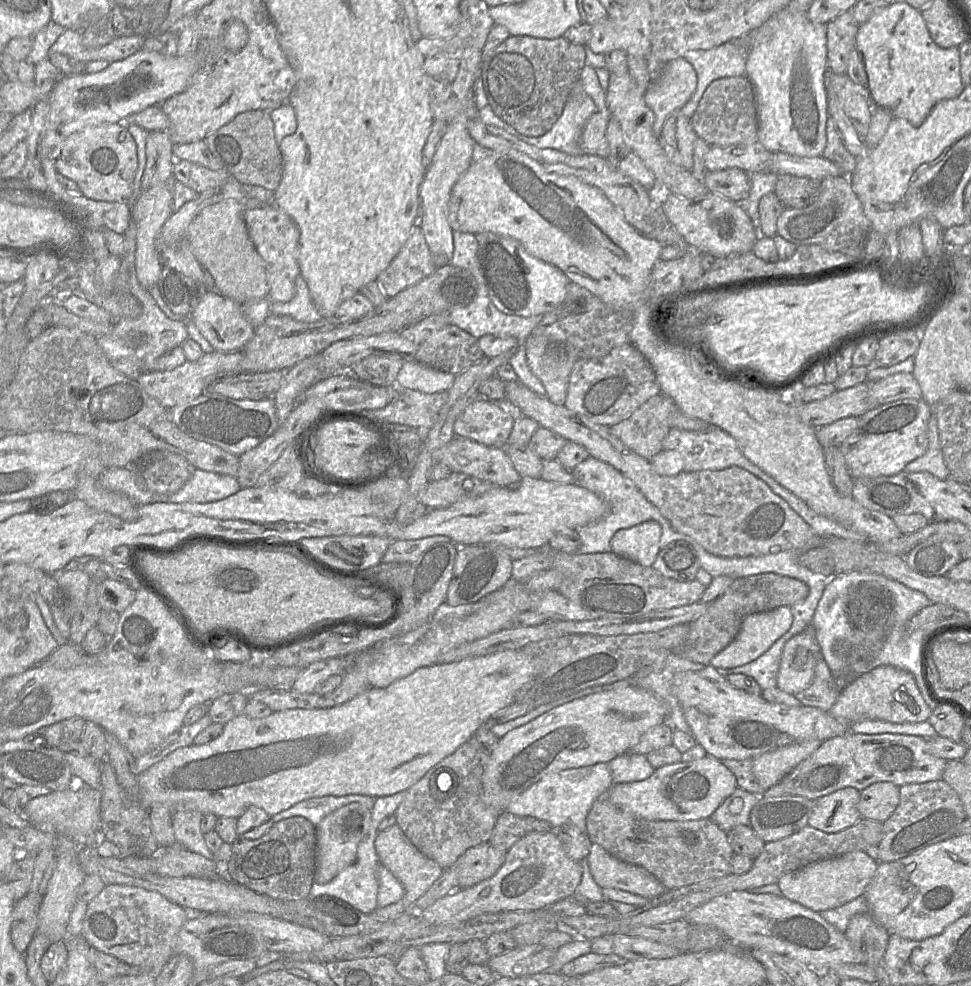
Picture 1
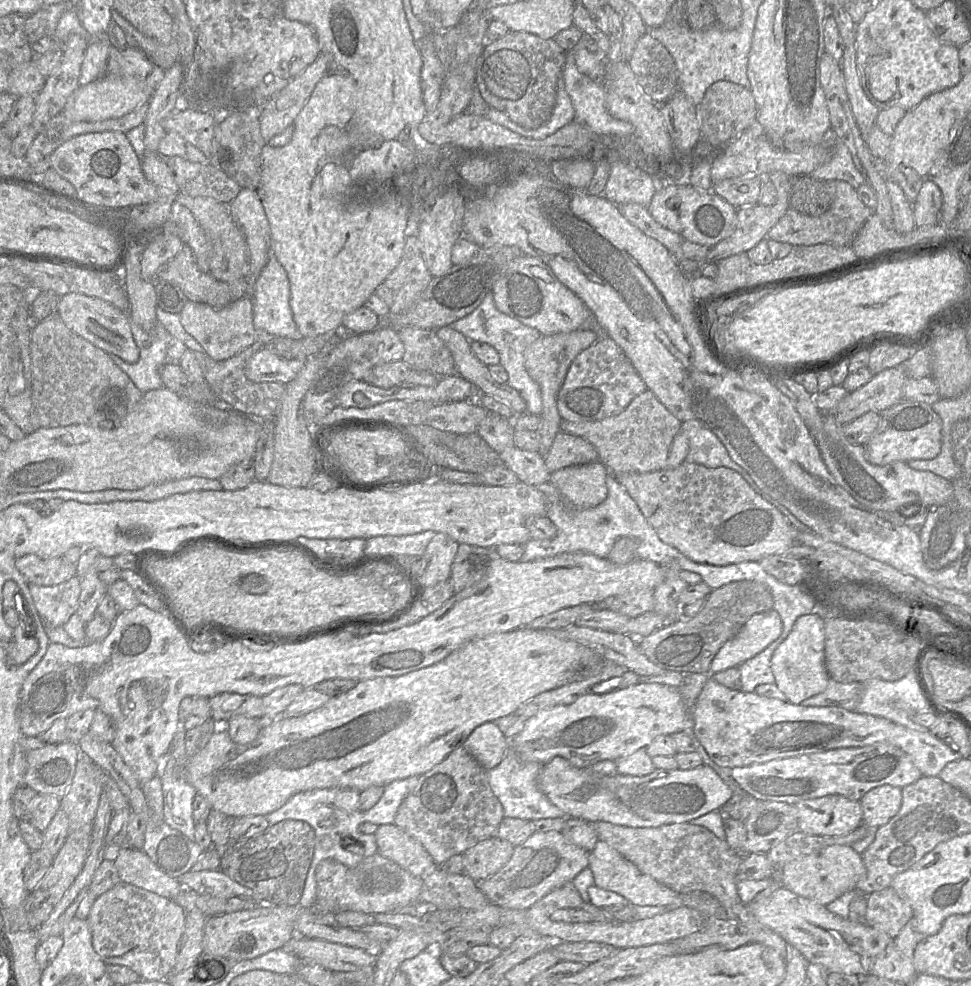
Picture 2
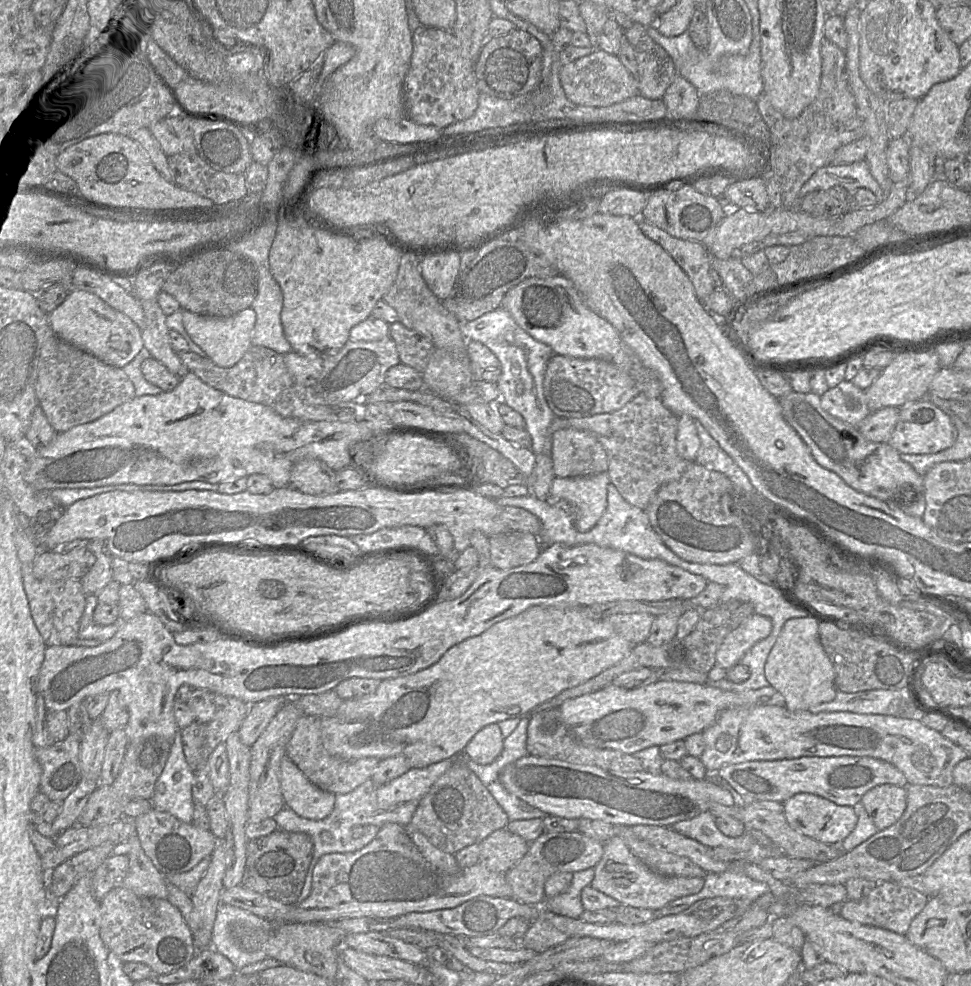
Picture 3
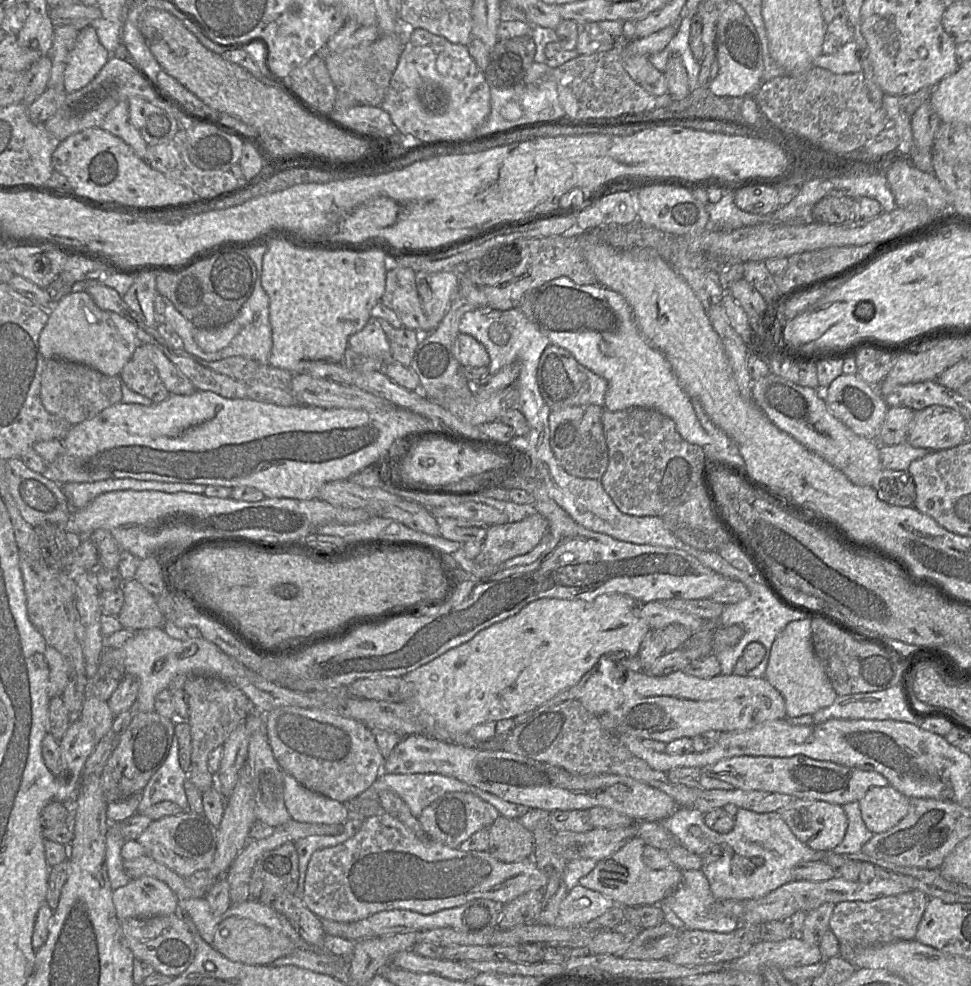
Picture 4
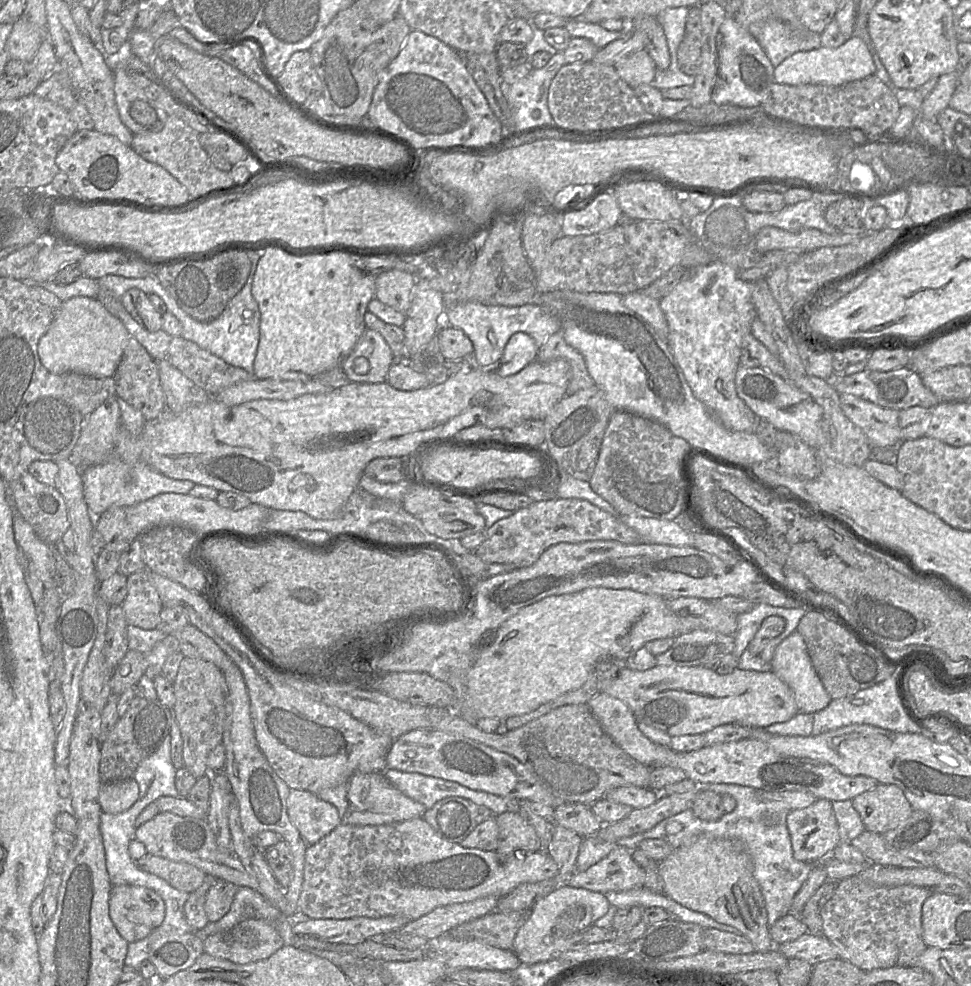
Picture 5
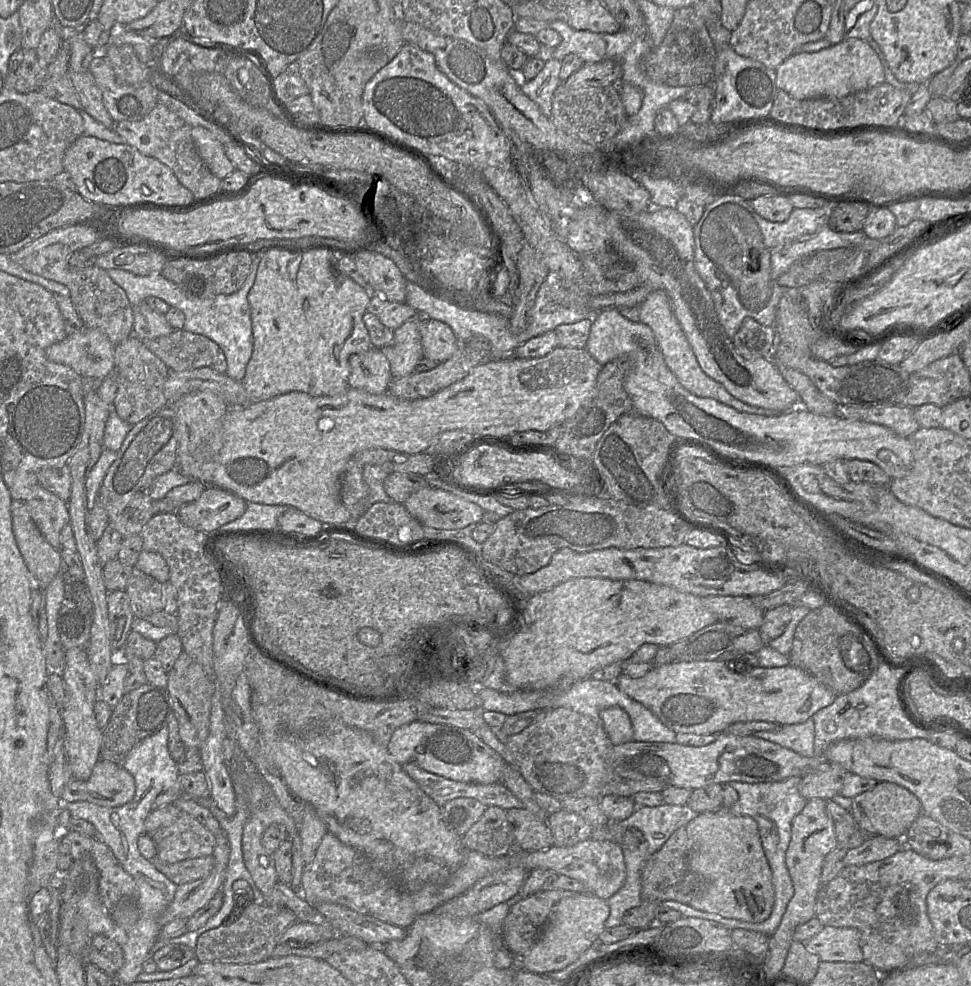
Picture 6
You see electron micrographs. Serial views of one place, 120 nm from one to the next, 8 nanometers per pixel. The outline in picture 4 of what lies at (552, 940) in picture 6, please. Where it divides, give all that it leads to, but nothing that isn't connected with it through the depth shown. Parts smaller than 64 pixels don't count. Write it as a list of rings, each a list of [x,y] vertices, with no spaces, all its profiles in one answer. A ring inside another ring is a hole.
[[[577,885],[568,891],[567,896],[562,901],[558,916],[554,921],[554,927],[586,926],[615,905],[616,903],[611,898]]]

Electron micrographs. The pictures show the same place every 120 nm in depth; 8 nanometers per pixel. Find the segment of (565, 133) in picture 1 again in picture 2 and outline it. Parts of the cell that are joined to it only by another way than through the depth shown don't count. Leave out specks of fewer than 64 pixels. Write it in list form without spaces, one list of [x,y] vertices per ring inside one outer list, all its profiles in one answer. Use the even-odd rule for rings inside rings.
[[[563,79],[558,80],[556,102],[549,121],[537,129],[528,129],[527,137],[542,140],[574,121],[575,110],[567,94]]]

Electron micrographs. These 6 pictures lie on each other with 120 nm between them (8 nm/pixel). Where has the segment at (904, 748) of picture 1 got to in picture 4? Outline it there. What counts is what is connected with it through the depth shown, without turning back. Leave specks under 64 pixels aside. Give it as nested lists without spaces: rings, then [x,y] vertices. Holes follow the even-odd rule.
[[[742,755],[722,759],[700,769],[702,774],[728,782],[737,789],[777,792],[791,795],[794,798],[822,800],[841,806],[859,801],[871,787],[890,785],[888,779],[876,771],[850,768],[805,755],[791,757]]]

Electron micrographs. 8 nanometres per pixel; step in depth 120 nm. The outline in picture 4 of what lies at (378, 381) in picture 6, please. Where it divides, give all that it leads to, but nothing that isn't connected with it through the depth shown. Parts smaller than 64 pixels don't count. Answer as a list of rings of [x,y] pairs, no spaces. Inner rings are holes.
[[[370,317],[368,323],[348,339],[348,348],[356,354],[369,358],[391,360],[389,340],[376,318]]]

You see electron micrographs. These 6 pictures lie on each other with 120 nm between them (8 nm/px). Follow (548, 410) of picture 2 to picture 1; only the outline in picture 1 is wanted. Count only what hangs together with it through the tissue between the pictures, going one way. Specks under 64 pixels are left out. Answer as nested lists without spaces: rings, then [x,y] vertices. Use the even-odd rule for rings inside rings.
[[[530,334],[524,344],[532,373],[542,382],[546,397],[555,405],[566,401],[570,374],[579,360],[575,350],[541,335]]]

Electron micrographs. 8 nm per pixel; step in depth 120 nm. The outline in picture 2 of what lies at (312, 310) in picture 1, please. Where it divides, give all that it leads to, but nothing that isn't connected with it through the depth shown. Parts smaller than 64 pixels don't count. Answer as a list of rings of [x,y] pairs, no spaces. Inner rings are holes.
[[[272,249],[268,252],[266,264],[256,279],[252,303],[254,326],[258,333],[291,339],[302,338],[301,333],[295,324],[290,306],[289,279]]]

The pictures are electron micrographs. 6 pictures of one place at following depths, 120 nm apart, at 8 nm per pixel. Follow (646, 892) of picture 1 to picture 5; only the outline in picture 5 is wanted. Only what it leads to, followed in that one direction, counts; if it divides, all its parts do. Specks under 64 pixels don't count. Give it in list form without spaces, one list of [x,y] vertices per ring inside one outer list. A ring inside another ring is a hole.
[[[616,847],[588,870],[575,871],[567,885],[606,894],[610,891],[629,891],[644,886],[646,871],[633,858],[636,849]]]

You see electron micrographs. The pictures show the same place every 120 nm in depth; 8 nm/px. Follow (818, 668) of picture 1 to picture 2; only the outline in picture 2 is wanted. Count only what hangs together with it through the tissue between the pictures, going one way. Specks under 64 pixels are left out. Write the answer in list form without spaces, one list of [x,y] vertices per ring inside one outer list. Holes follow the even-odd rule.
[[[829,677],[826,689],[800,703],[806,707],[840,707],[855,711],[861,696],[862,683],[842,684]]]

